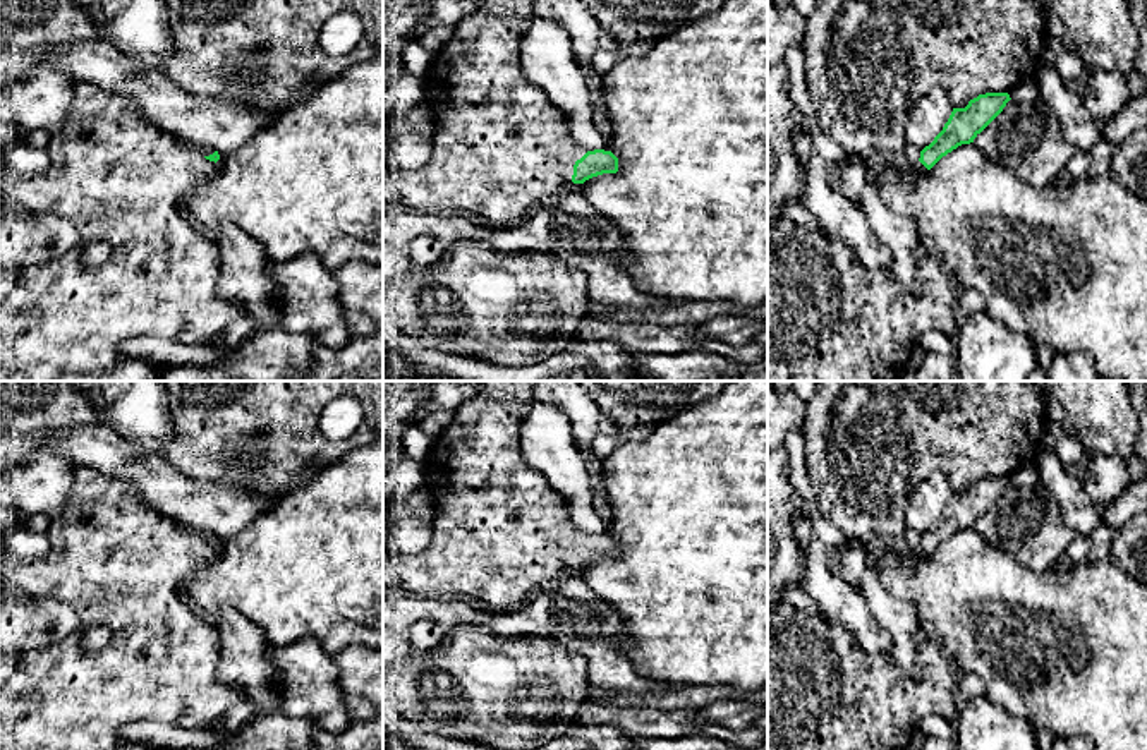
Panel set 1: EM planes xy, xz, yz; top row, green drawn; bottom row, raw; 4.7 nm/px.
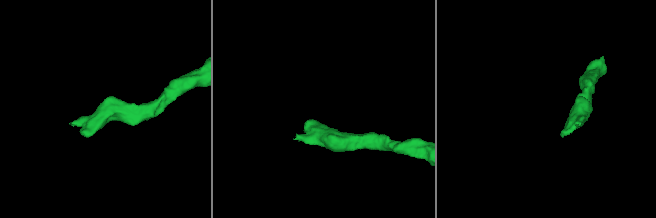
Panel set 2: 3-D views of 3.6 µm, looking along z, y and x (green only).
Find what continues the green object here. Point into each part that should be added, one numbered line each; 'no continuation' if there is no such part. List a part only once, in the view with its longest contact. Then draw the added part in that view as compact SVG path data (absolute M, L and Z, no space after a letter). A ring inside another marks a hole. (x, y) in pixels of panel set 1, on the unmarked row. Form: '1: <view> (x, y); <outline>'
1: xz (502, 534); M482 381L479 391L453 410L452 424L436 438L424 463L426 487L433 496L433 539L419 554L383 551L383 582L419 597L477 599L495 611L517 608L567 575L577 575L574 549L587 535L570 513L567 501L532 470L520 451L520 426L534 398L536 381Z

